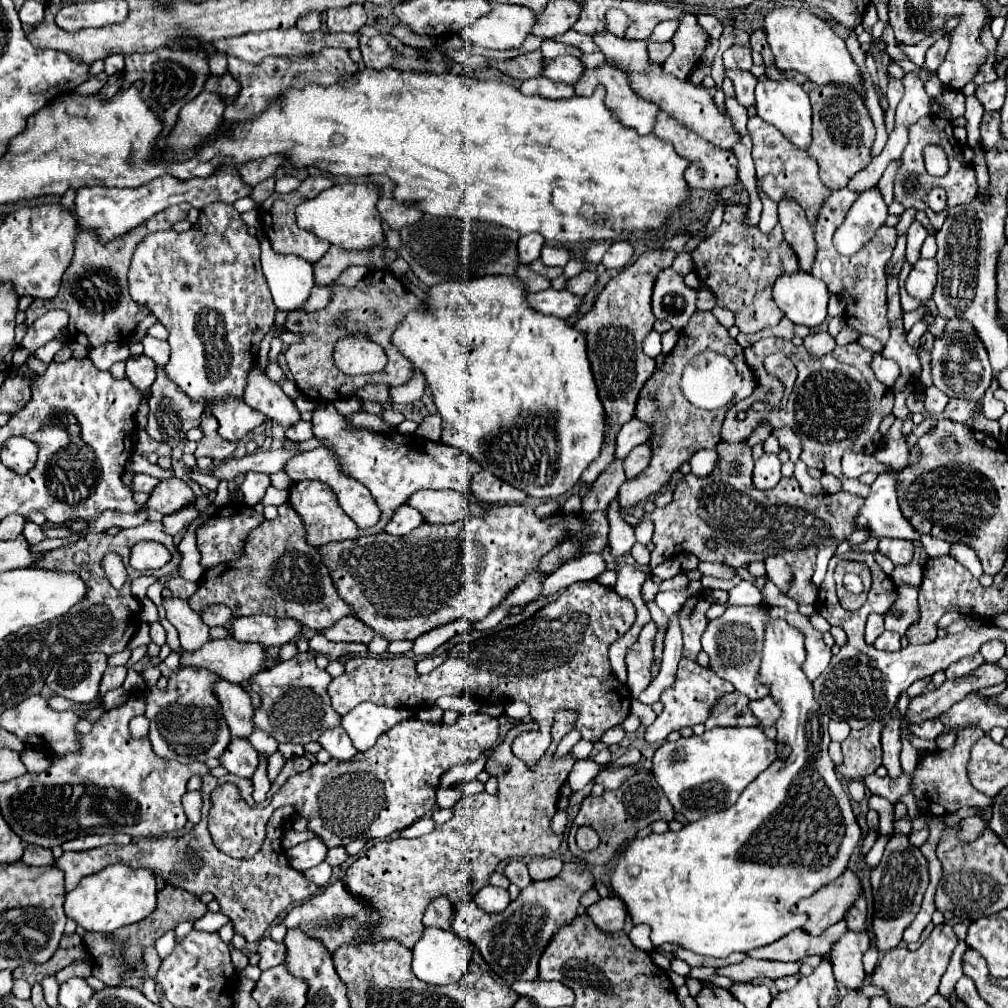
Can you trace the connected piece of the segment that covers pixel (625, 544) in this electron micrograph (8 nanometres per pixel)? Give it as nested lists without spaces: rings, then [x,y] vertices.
[[[617,498],[610,502],[606,511],[610,526],[608,543],[611,552],[614,555],[629,552],[636,542],[635,528],[623,520]]]

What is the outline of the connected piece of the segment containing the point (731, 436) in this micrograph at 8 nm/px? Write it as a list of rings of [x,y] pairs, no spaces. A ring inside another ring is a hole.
[[[752,394],[750,398],[746,398],[746,400],[742,400],[742,402],[736,402],[736,404],[728,410],[726,420],[724,420],[724,424],[722,424],[722,434],[720,434],[724,442],[728,442],[728,444],[738,444],[738,442],[742,442],[744,438],[748,438],[748,436],[760,426],[760,422],[762,422],[762,412],[752,412],[752,410],[748,410],[752,402],[756,402],[756,394]],[[740,410],[748,410],[748,418],[742,420],[742,422],[736,420],[736,414],[738,414]]]

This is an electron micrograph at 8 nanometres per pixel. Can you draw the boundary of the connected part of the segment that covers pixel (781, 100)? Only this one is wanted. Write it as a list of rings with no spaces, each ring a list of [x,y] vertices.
[[[778,80],[778,82],[758,84],[756,86],[756,112],[764,122],[776,128],[782,128],[782,134],[798,148],[806,148],[810,144],[812,106],[810,106],[808,94],[802,90],[802,86],[796,80]]]

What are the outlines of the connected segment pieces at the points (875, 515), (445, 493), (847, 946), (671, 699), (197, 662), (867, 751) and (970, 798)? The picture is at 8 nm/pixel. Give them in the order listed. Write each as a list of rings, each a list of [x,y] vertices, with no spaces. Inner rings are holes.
[[[892,468],[878,474],[872,484],[872,492],[866,498],[866,504],[858,512],[856,526],[868,526],[872,530],[872,536],[878,538],[890,536],[918,540],[918,532],[900,514],[900,506],[896,502],[896,482],[898,472]]]
[[[418,490],[408,504],[420,510],[430,524],[452,524],[470,516],[470,502],[464,494],[452,490]]]
[[[848,930],[828,954],[834,966],[834,978],[850,990],[858,990],[864,984],[866,972],[862,966],[862,956],[870,948],[866,932]]]
[[[680,660],[678,666],[678,676],[676,676],[676,684],[670,690],[664,690],[662,694],[662,704],[664,710],[662,714],[656,718],[656,722],[652,726],[648,726],[644,738],[648,742],[658,742],[664,740],[672,730],[680,730],[684,726],[694,726],[698,722],[706,722],[708,714],[712,712],[712,704],[716,704],[718,698],[722,698],[724,694],[734,692],[734,686],[730,682],[724,682],[724,678],[720,678],[718,674],[712,674],[710,668],[702,668],[698,662]]]
[[[234,638],[210,640],[192,654],[184,650],[180,650],[180,654],[182,666],[208,668],[236,684],[266,670],[266,648],[254,642],[236,642]]]
[[[884,720],[872,722],[862,730],[852,730],[850,736],[844,740],[844,762],[836,766],[836,770],[844,776],[846,782],[874,774],[874,770],[882,764],[882,728]]]
[[[970,726],[958,732],[956,746],[952,750],[942,750],[936,754],[926,754],[916,768],[916,774],[912,778],[912,790],[918,802],[920,812],[930,812],[934,816],[943,816],[953,813],[961,807],[988,808],[992,804],[992,798],[980,794],[970,778],[968,778],[968,758],[974,742],[978,742],[984,736],[984,732],[978,726]]]

